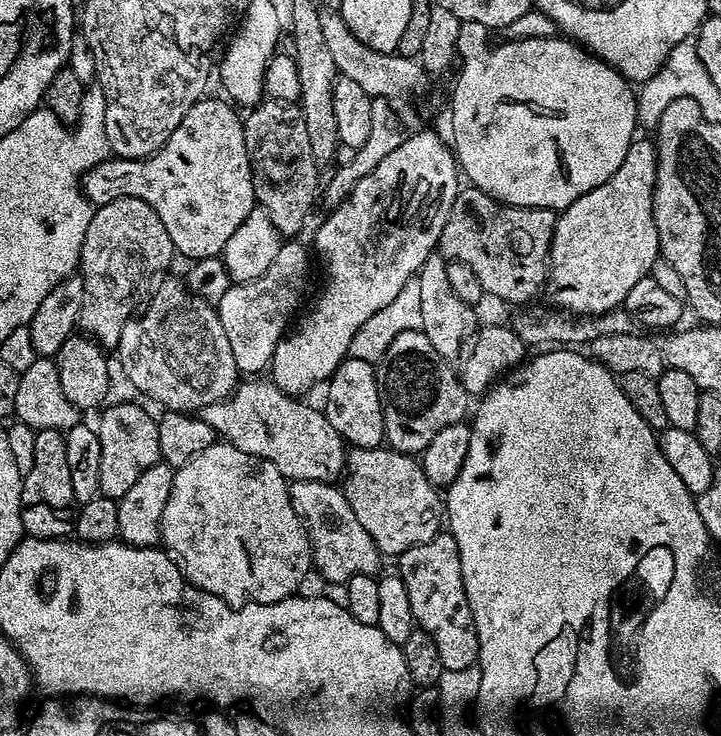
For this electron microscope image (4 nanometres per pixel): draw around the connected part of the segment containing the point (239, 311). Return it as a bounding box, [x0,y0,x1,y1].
[218,238,308,373]

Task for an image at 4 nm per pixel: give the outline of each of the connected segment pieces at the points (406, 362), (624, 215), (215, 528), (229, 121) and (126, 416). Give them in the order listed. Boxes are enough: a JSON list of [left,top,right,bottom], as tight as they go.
[[376,330,470,454],[546,139,661,316],[160,442,313,608],[82,98,257,262],[95,404,161,502]]

